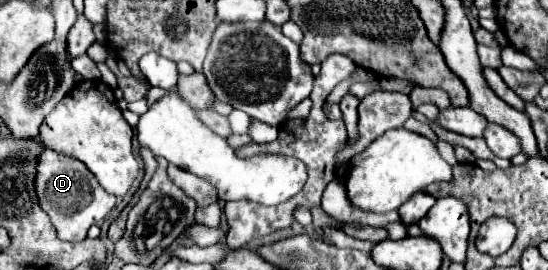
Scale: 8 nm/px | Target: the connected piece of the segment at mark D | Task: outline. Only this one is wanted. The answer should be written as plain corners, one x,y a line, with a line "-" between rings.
44,149
36,163
36,179
34,179
36,195
40,207
48,213
52,225
56,227
56,233
62,241
78,243
86,239
86,233
90,225
102,225
104,217
114,209
116,197
102,189
102,185
86,171
78,159
68,155
58,155
56,151

